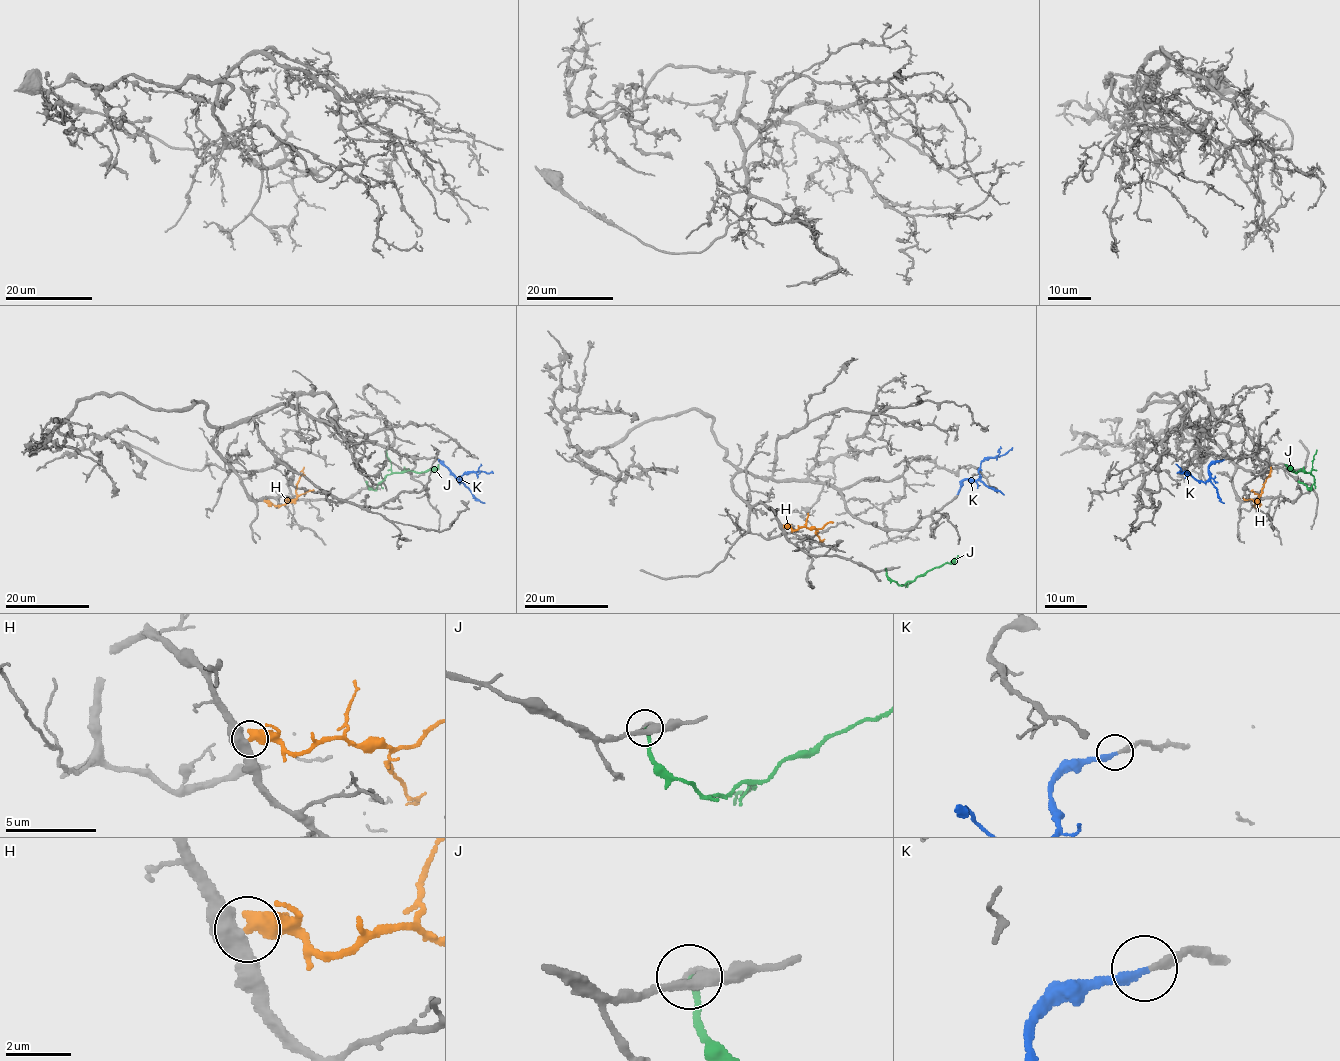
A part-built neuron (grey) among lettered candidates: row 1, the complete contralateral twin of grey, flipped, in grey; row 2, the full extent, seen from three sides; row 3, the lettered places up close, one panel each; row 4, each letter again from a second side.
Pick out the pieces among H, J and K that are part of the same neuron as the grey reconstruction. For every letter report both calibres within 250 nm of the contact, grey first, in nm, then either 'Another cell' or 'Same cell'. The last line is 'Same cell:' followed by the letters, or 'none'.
H: Thickness 550 nm (grey) against 500 nm. Another cell
J: Thickness 180 nm (grey) against 240 nm. Another cell
K: Thickness 280 nm (grey) against 240 nm. Same cell
Same cell: K

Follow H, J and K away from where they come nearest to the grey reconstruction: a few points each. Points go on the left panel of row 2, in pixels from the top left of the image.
H: (264, 501), (278, 506), (295, 498), (303, 467)
J: (365, 482), (374, 490), (389, 474), (423, 472), (438, 464)
K: (438, 460), (460, 482), (464, 473), (493, 473)

